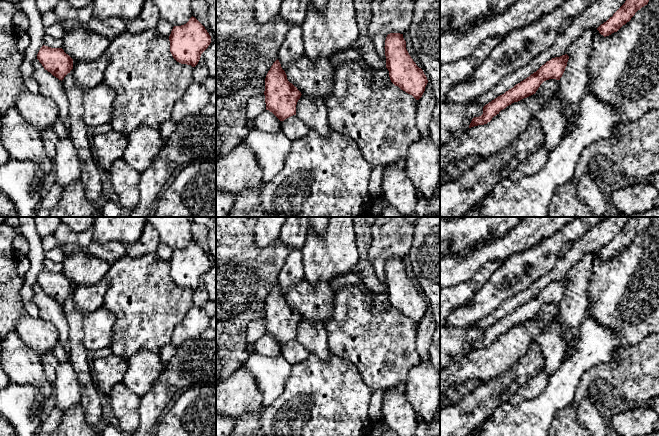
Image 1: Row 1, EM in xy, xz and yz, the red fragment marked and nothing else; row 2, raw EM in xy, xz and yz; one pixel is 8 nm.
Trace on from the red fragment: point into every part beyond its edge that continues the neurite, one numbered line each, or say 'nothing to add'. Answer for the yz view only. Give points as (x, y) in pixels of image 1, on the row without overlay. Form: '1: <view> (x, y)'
nothing to add

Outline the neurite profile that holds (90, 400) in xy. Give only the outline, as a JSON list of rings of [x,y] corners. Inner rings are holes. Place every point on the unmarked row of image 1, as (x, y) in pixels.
[[[73,293],[62,304],[69,326],[70,363],[78,376],[81,387],[80,405],[86,421],[96,426],[102,419],[101,397],[93,383],[91,366],[88,363],[88,350],[84,345],[83,314],[75,307]]]

